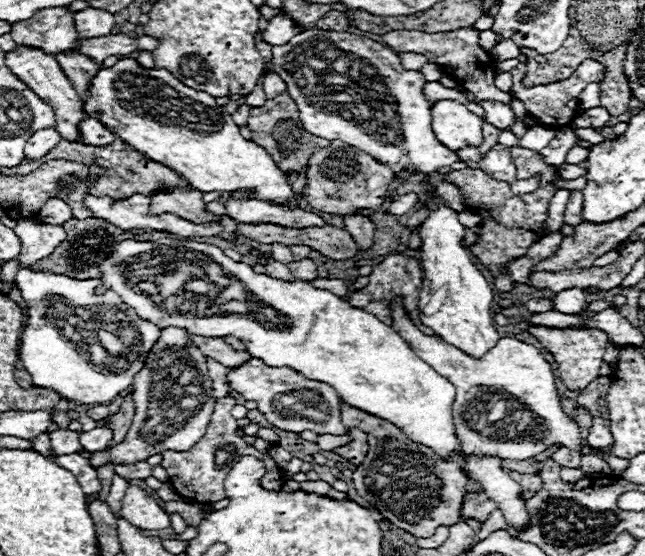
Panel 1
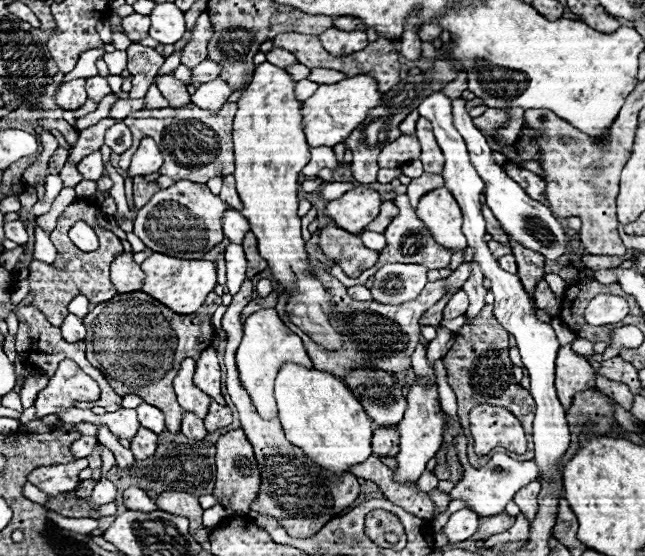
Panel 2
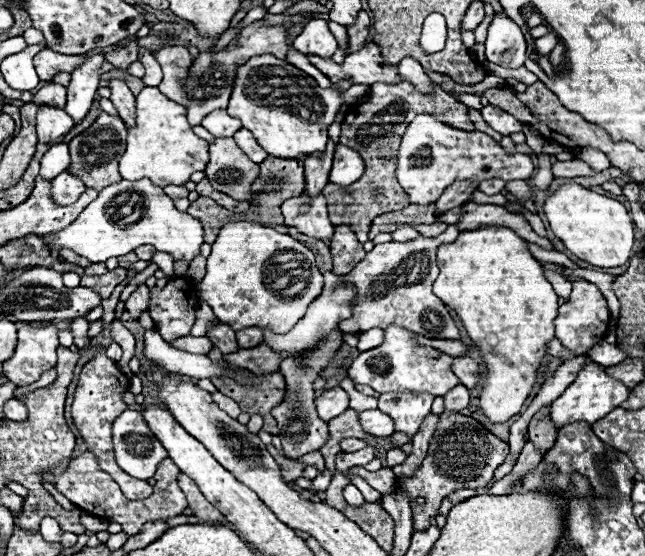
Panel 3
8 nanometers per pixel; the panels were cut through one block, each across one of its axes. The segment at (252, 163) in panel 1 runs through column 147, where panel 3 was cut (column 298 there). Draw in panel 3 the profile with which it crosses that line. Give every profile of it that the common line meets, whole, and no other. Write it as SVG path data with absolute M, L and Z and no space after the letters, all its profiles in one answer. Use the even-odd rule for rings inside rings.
M252 56L236 72L228 114L242 120L258 144L276 158L300 158L306 154L318 156L328 142L328 126L338 108L344 104L344 94L334 88L320 88L314 78L296 66L272 56ZM262 104L262 106L260 106Z

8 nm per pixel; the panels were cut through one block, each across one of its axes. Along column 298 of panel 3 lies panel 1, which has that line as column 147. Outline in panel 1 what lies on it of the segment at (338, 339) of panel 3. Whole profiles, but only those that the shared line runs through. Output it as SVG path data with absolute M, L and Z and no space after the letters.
M164 328L160 340L150 348L144 368L134 376L132 398L136 404L136 416L128 436L118 446L92 454L88 458L90 464L94 468L108 464L110 460L114 464L132 464L152 454L162 454L164 450L184 452L192 448L204 436L216 404L212 396L212 380L202 366L206 366L204 354L190 342L190 334L184 332L184 328Z

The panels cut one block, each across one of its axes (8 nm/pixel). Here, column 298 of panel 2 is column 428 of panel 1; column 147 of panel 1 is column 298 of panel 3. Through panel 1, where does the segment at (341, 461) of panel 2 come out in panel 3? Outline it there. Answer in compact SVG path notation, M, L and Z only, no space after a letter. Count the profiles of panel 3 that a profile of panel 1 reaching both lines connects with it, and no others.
M256 222L226 224L220 230L216 242L212 244L212 254L208 256L206 276L198 284L198 296L210 304L218 322L228 324L234 330L258 326L258 328L272 328L276 334L288 332L304 316L308 304L320 295L324 278L318 269L311 269L311 275L307 281L295 283L295 287L301 287L301 294L298 296L282 298L282 296L272 294L262 282L264 266L276 252L286 252L286 250L300 252L308 258L308 262L314 262L312 252L302 242L294 240L288 234L276 232L274 228L266 228Z

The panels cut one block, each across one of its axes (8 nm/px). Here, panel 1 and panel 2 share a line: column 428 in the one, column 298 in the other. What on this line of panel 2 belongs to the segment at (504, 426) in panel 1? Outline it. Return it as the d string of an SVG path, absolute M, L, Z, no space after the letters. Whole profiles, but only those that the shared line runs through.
M274 308L258 310L244 322L244 338L236 352L236 366L240 374L240 384L250 394L258 414L264 420L278 418L278 406L274 400L274 378L282 364L300 364L304 368L312 368L312 360L306 354L306 348L302 346L300 336L296 336L276 314Z

